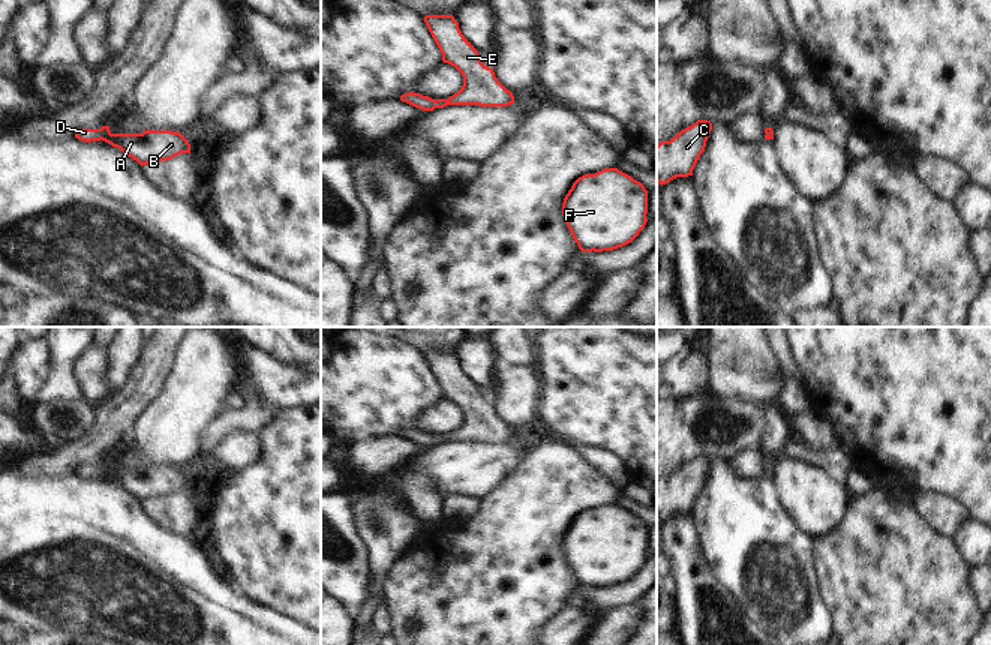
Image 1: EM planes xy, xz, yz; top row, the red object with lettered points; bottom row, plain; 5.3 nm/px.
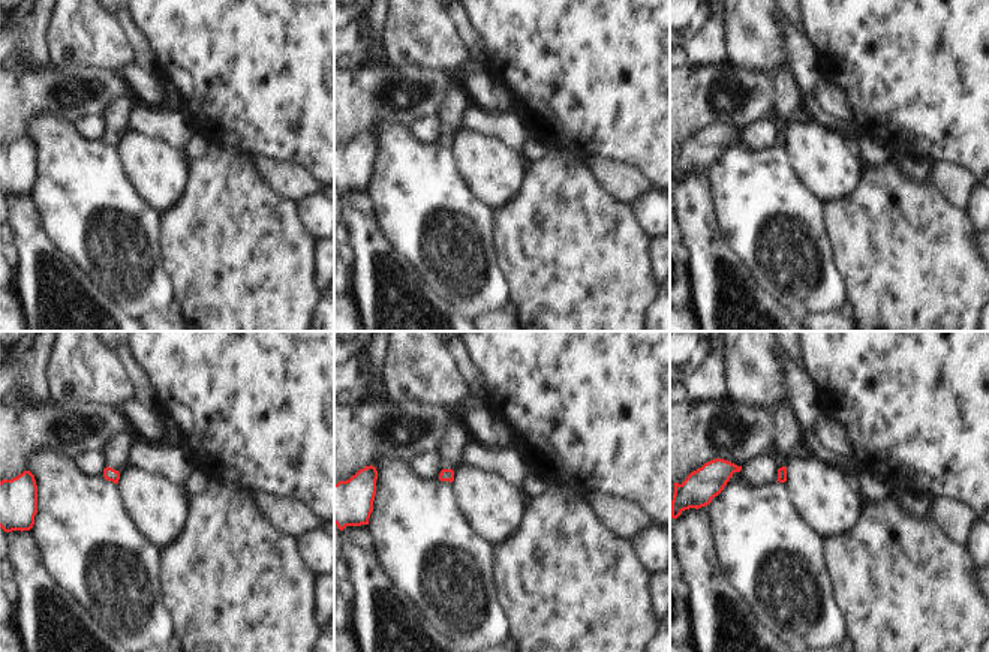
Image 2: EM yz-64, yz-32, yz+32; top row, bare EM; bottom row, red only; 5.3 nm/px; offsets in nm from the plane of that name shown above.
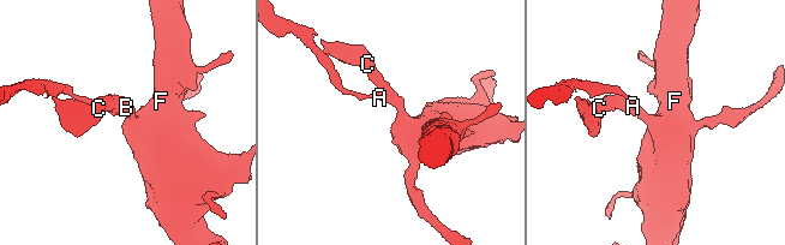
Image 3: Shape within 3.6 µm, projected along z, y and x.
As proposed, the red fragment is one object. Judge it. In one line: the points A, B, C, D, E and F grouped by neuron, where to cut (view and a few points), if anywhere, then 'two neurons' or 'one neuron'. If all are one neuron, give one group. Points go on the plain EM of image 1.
A B C D E F; no cut; one neuron

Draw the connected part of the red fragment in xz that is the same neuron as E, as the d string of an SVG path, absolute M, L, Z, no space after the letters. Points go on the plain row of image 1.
M426 351L424 358L442 390L442 398L462 410L463 422L448 435L435 436L409 428L400 432L402 438L423 447L447 441L508 442L514 440L513 429L498 417L492 404L481 399L478 387L462 370L453 351Z

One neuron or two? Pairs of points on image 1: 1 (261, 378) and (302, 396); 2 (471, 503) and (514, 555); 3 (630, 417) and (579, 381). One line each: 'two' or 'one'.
1: one
2: two
3: one

